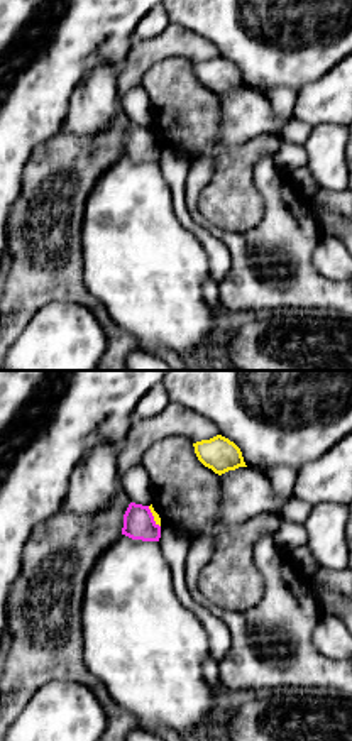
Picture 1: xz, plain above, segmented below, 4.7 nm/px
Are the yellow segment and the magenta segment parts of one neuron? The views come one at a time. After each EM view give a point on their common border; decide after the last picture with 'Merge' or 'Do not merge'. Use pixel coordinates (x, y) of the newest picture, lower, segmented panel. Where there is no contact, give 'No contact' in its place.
Touches yellow at (153, 515)

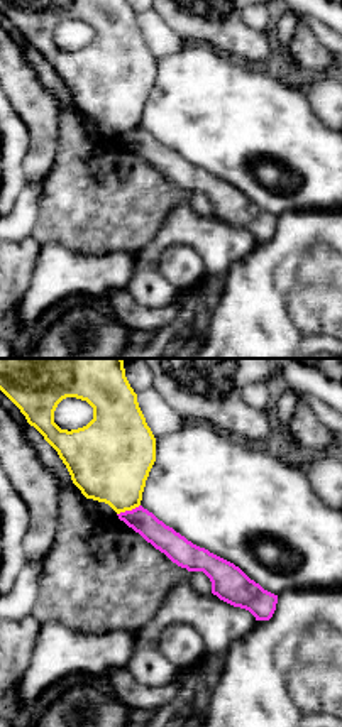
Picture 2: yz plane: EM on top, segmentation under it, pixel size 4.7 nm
Touches yellow at (127, 509)

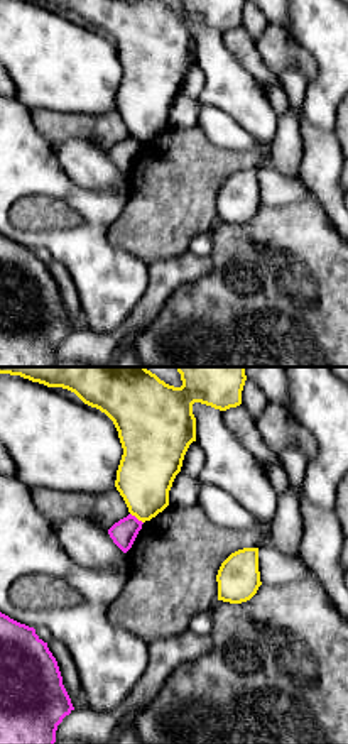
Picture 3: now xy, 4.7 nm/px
Touches yellow at (137, 518)

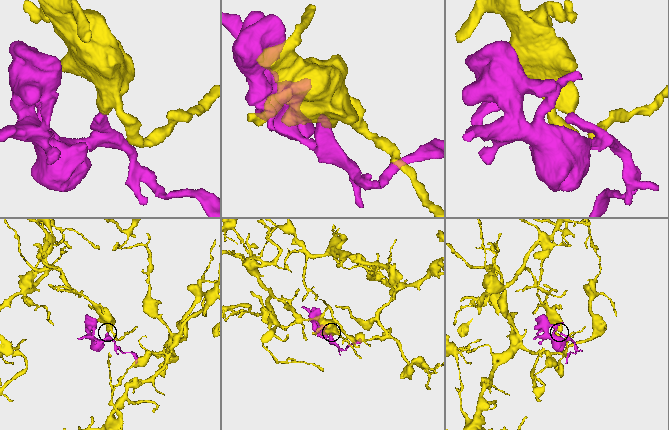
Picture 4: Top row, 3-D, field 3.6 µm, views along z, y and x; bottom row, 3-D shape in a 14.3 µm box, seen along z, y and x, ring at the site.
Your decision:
Do not merge

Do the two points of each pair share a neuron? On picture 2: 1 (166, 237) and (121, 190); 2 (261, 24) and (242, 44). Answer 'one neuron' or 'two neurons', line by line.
1: two neurons
2: two neurons

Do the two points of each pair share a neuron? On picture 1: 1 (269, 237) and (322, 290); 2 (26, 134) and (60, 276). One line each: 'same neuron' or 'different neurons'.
1: same neuron
2: different neurons

